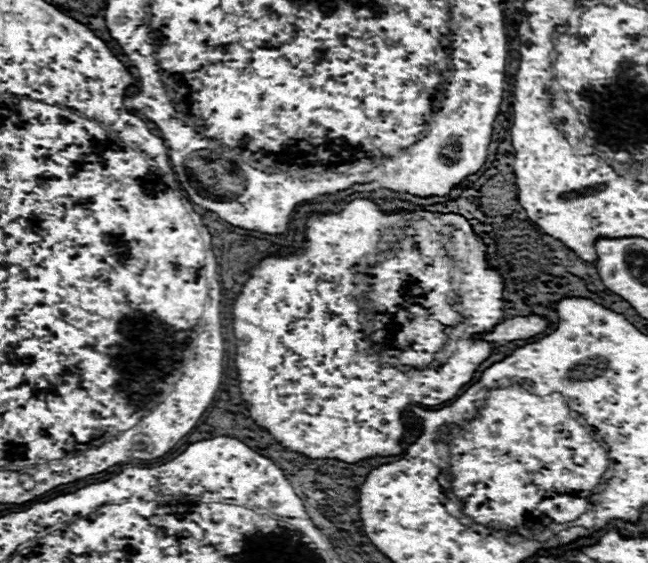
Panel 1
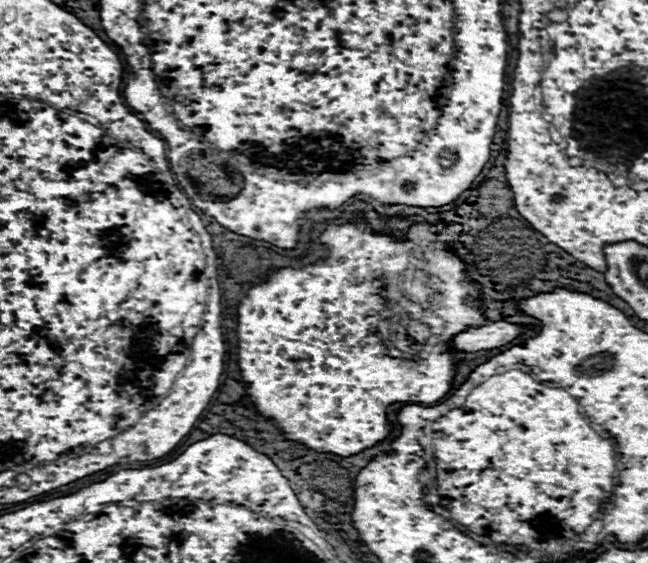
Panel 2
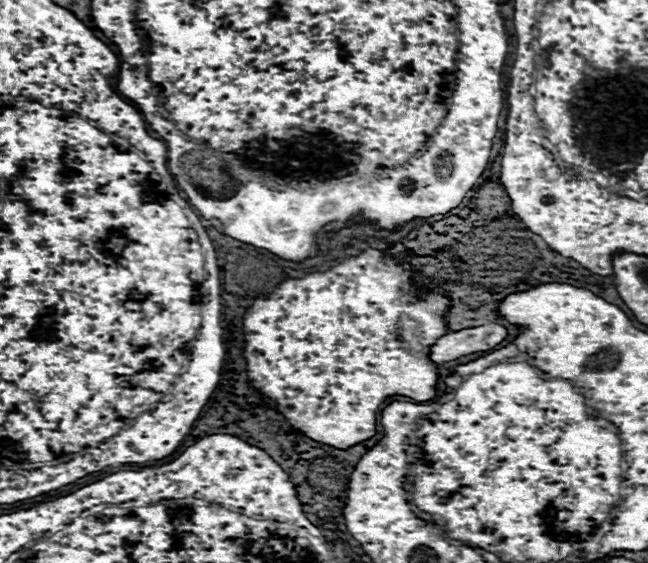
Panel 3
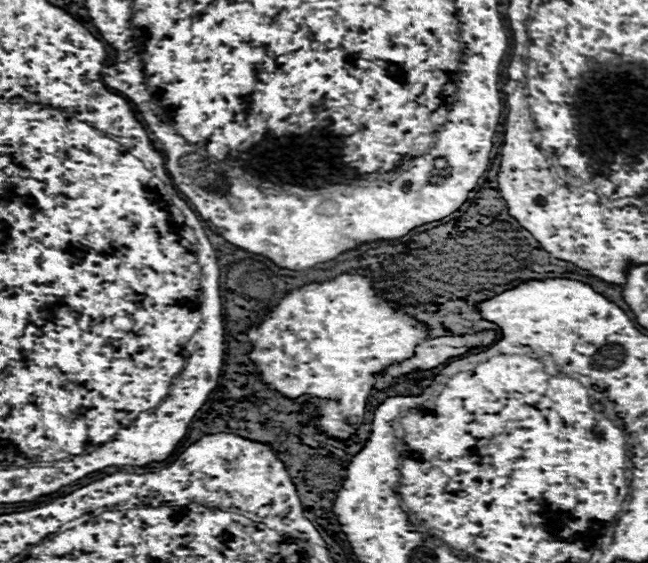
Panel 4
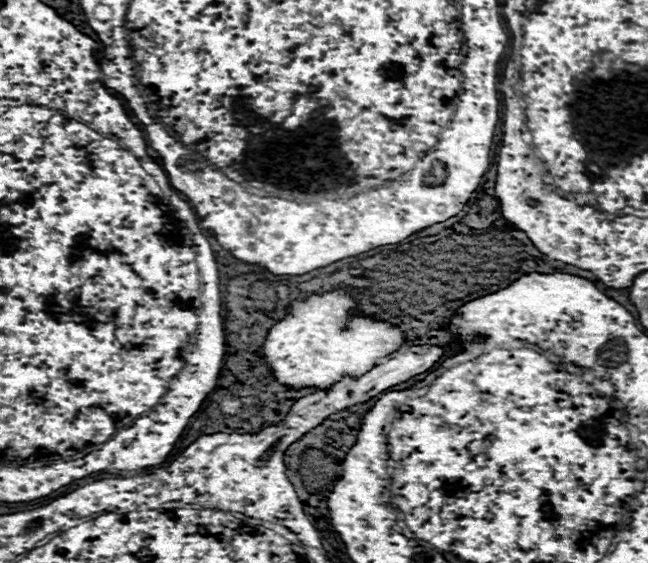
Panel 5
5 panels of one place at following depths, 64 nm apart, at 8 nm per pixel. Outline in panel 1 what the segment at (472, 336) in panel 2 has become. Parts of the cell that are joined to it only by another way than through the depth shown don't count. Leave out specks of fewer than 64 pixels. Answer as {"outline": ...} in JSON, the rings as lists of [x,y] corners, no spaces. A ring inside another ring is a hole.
{"outline":[[[516,316],[510,320],[500,322],[498,326],[494,326],[492,332],[486,334],[476,334],[476,340],[484,340],[484,342],[512,342],[512,340],[522,340],[522,338],[532,338],[540,332],[544,332],[552,322],[546,316]]]}

